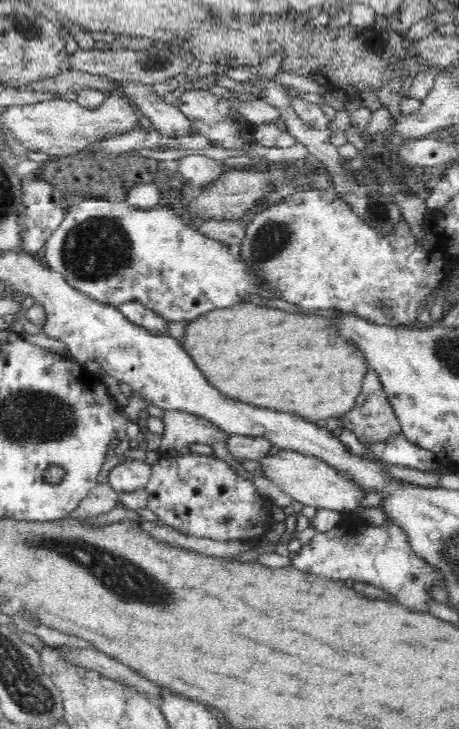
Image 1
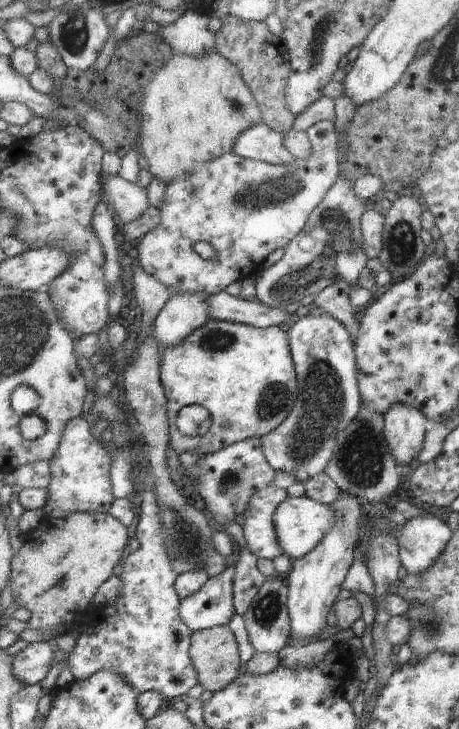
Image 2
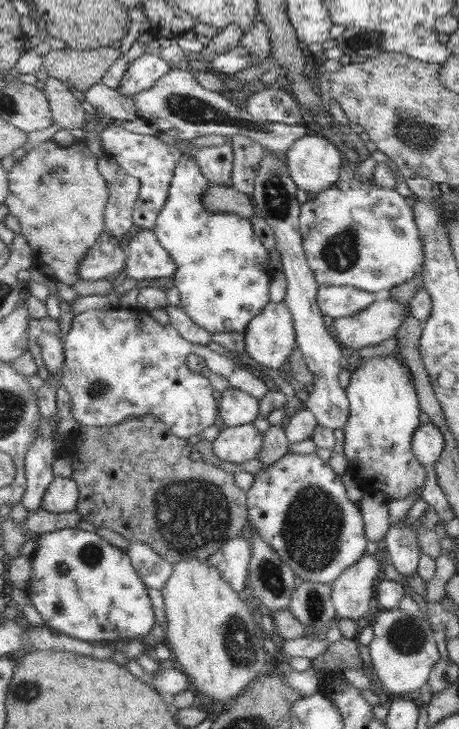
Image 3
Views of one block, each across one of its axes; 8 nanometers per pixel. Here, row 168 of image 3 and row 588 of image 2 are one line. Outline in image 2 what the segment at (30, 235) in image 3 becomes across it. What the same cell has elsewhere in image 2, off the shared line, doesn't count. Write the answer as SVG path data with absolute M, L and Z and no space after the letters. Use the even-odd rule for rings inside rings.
M84 512L73 513L60 519L46 516L35 530L21 534L20 538L23 540L23 545L18 550L17 556L13 560L11 578L9 582L12 590L12 598L13 601L15 600L15 602L17 602L19 607L23 606L23 608L26 608L31 612L31 617L28 620L29 629L37 629L40 631L43 631L44 629L49 630L47 634L50 635L51 629L55 629L61 625L70 626L71 624L75 624L75 622L77 622L77 616L79 616L79 614L83 614L83 612L89 608L89 604L94 602L95 595L98 594L99 588L101 588L103 584L108 584L111 578L118 574L120 565L122 564L128 550L127 544L129 544L129 530L127 530L127 527L110 513Z

